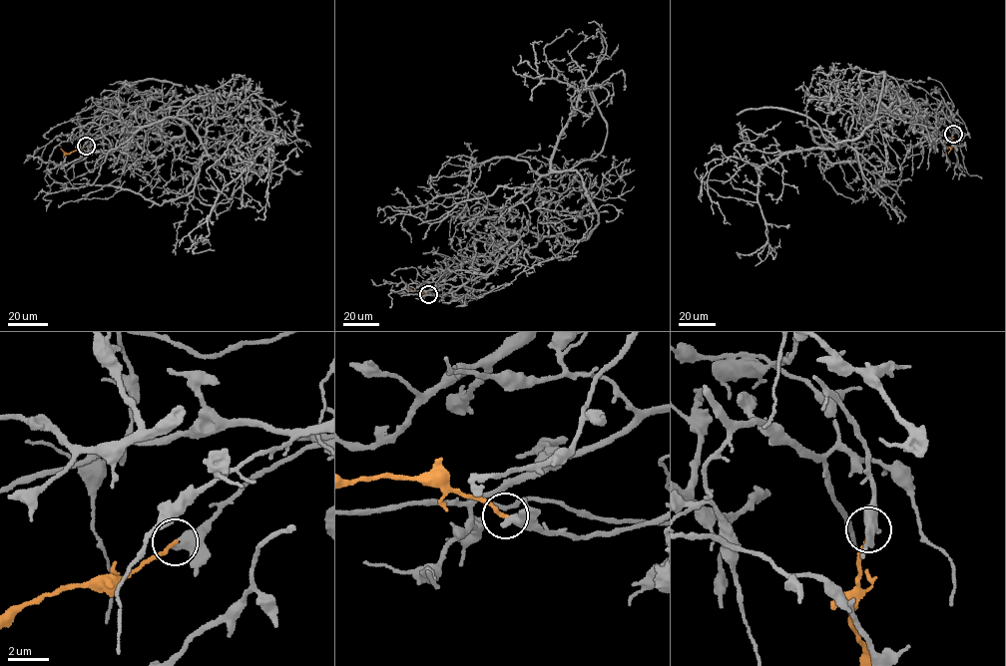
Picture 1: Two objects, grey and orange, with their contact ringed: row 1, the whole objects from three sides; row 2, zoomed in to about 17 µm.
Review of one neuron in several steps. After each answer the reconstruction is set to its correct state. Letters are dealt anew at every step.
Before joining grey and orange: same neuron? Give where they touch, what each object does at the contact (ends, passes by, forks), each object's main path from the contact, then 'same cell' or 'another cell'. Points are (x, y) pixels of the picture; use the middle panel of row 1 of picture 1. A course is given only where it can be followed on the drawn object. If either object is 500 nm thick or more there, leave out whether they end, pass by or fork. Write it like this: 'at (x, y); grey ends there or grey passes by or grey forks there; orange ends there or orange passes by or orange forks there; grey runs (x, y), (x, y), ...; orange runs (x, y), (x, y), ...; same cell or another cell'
at (428, 294); grey runs (428, 294), (488, 275), (522, 229), (587, 238), (598, 222), (582, 177), (499, 186), (438, 222), (390, 218); orange runs (428, 294), (405, 285); same cell

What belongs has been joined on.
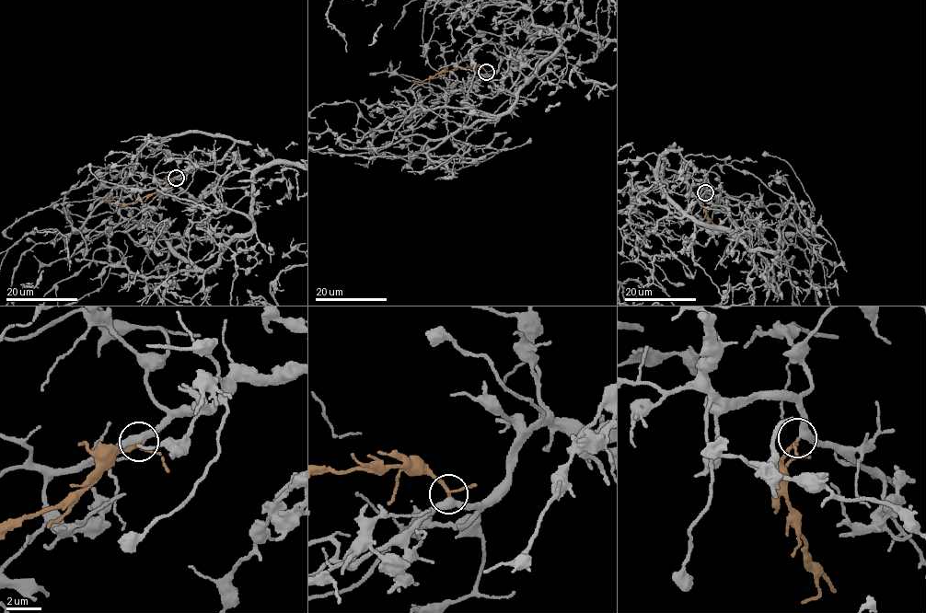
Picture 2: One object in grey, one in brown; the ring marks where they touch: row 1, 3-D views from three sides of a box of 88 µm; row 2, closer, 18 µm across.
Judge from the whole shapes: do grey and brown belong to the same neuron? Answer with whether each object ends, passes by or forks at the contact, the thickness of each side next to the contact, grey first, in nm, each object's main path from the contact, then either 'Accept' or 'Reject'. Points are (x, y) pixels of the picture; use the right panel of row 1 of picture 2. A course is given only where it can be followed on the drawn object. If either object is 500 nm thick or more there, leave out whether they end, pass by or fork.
At the ring grey passes by. At the ring brown passes by. Thickness 420 nm (grey) against 140 nm. Course of grey: (706, 192), (793, 205), (778, 249), (668, 197), (676, 138). Accept

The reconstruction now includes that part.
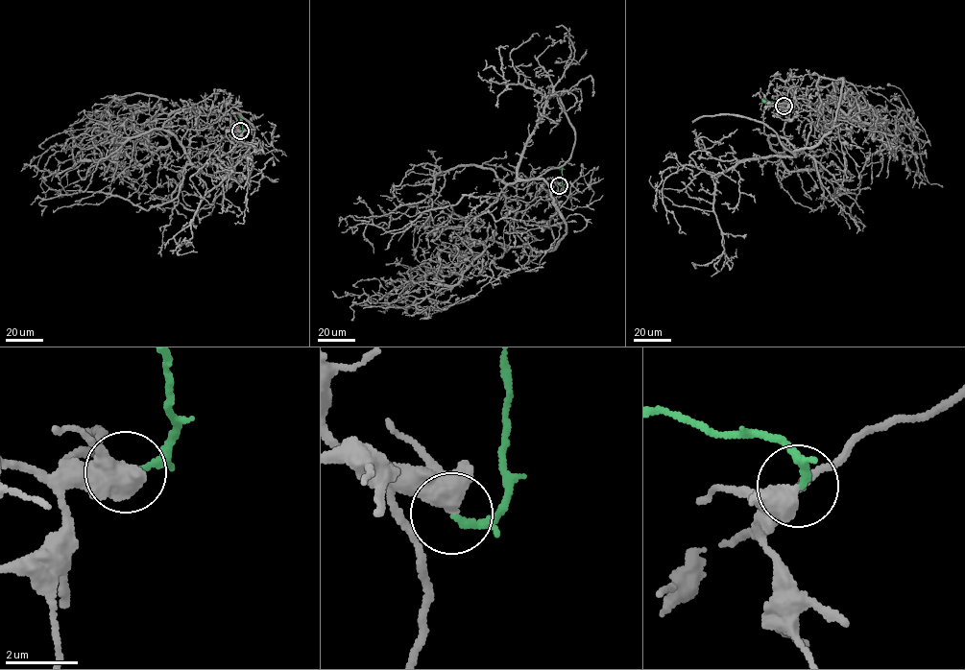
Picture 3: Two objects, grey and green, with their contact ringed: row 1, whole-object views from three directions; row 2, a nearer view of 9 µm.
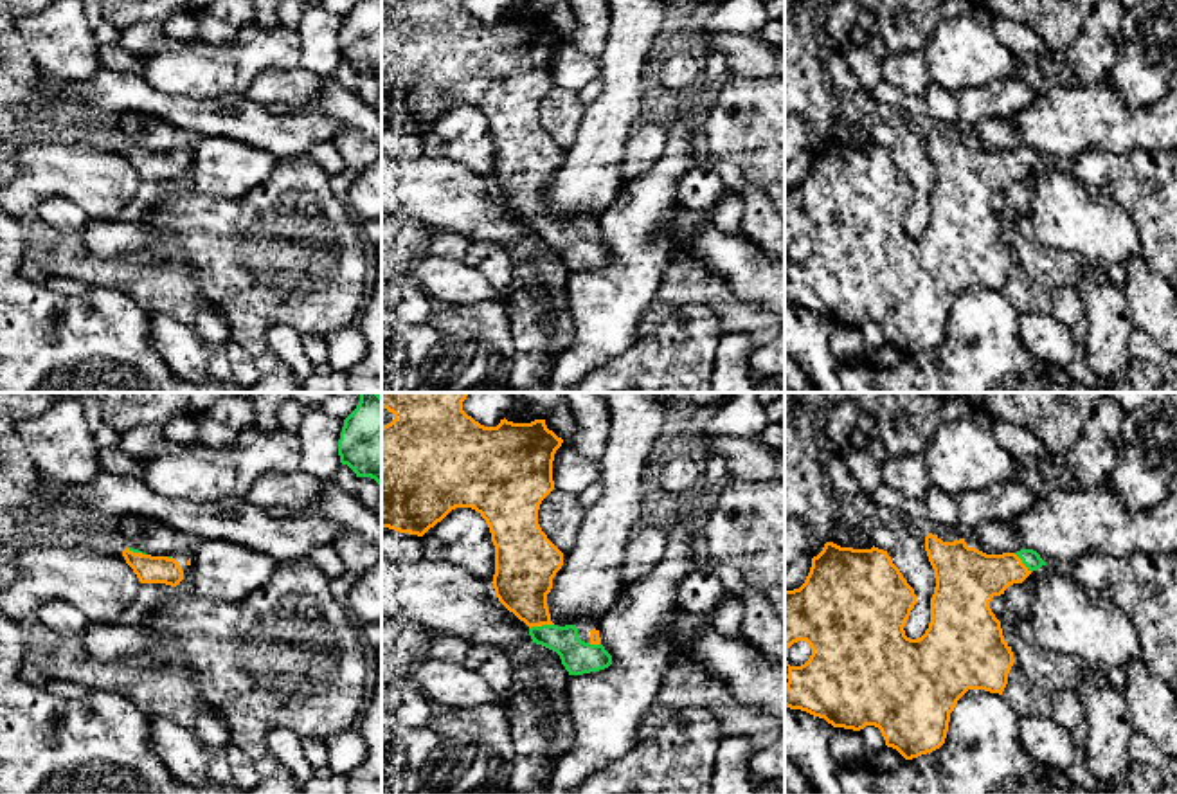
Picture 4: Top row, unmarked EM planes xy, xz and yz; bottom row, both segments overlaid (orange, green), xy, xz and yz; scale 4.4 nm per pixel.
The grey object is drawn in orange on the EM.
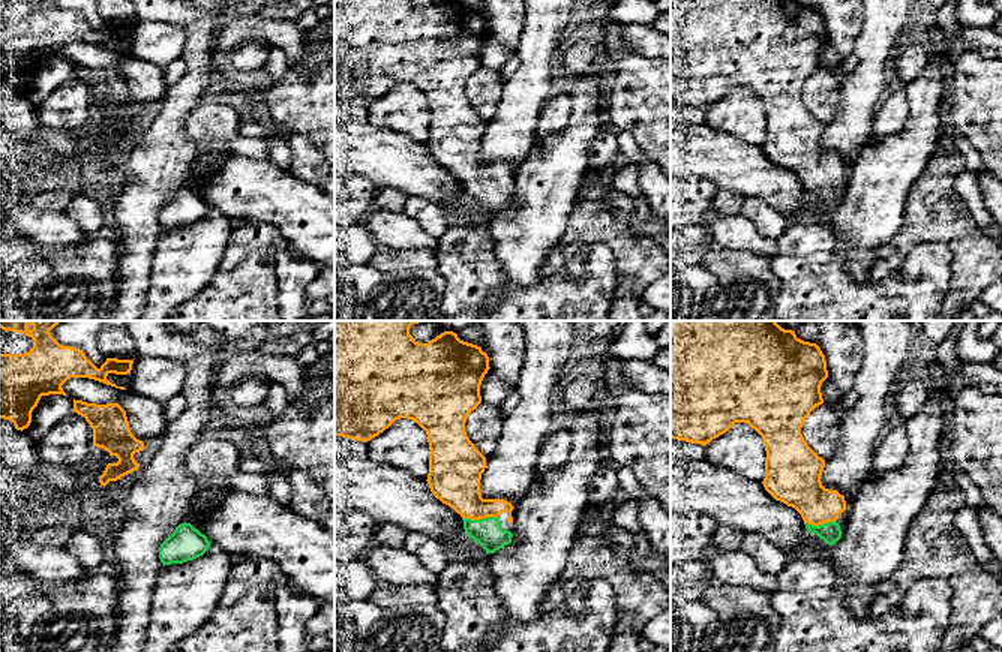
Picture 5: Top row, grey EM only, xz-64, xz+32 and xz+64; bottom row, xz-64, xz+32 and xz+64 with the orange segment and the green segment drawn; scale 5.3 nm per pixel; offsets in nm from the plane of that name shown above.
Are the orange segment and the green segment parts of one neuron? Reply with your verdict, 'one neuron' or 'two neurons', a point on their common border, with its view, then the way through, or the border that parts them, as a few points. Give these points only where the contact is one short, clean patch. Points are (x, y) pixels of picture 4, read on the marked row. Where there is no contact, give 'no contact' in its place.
one neuron; contact xz (540, 625); way xz (524, 573), (524, 595), (540, 625), (578, 658)

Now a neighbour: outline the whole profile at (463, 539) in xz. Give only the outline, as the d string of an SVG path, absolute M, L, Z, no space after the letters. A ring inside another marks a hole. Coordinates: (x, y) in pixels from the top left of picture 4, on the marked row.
M452 510L421 540L425 560L448 562L493 582L495 546L486 520L475 510Z

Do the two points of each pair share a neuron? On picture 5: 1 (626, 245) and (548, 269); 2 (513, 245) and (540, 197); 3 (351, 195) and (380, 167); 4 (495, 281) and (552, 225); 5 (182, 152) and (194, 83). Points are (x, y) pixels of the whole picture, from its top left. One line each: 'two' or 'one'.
1: one
2: one
3: two
4: two
5: one

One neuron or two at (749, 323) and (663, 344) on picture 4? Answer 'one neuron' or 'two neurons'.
two neurons

